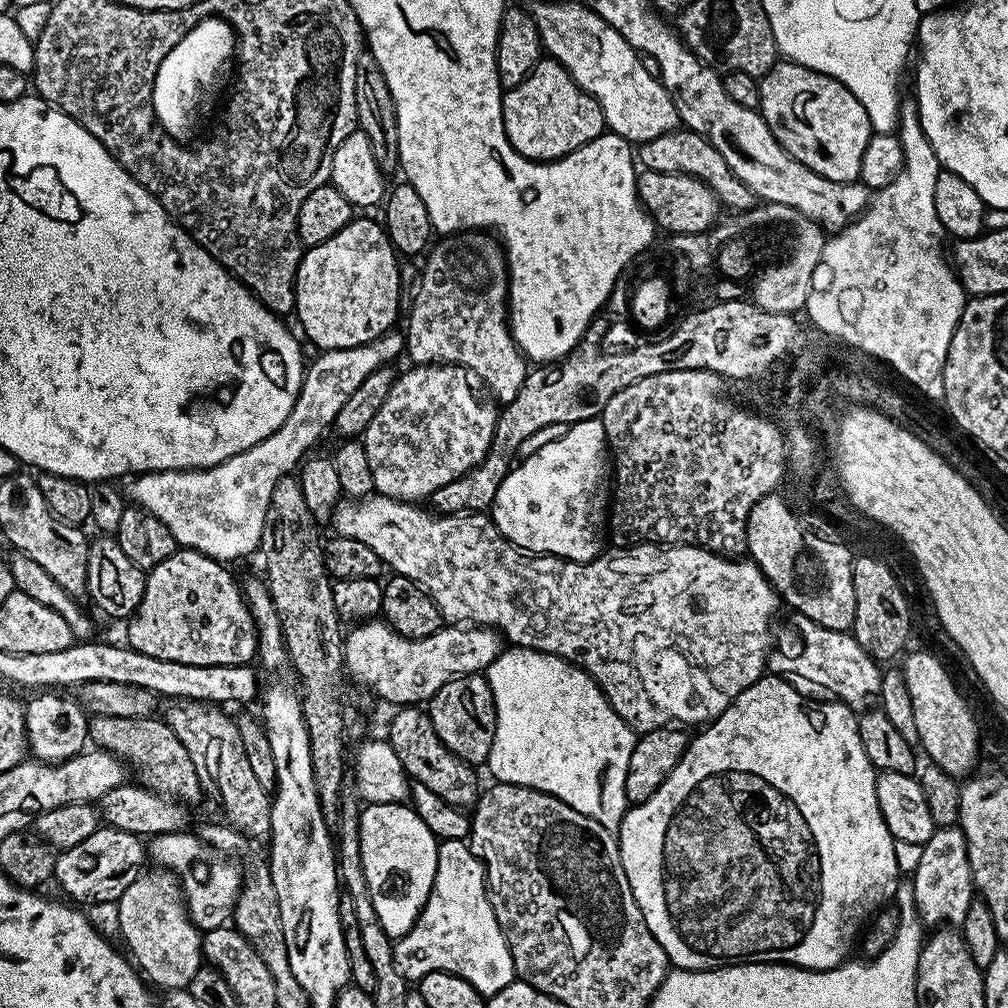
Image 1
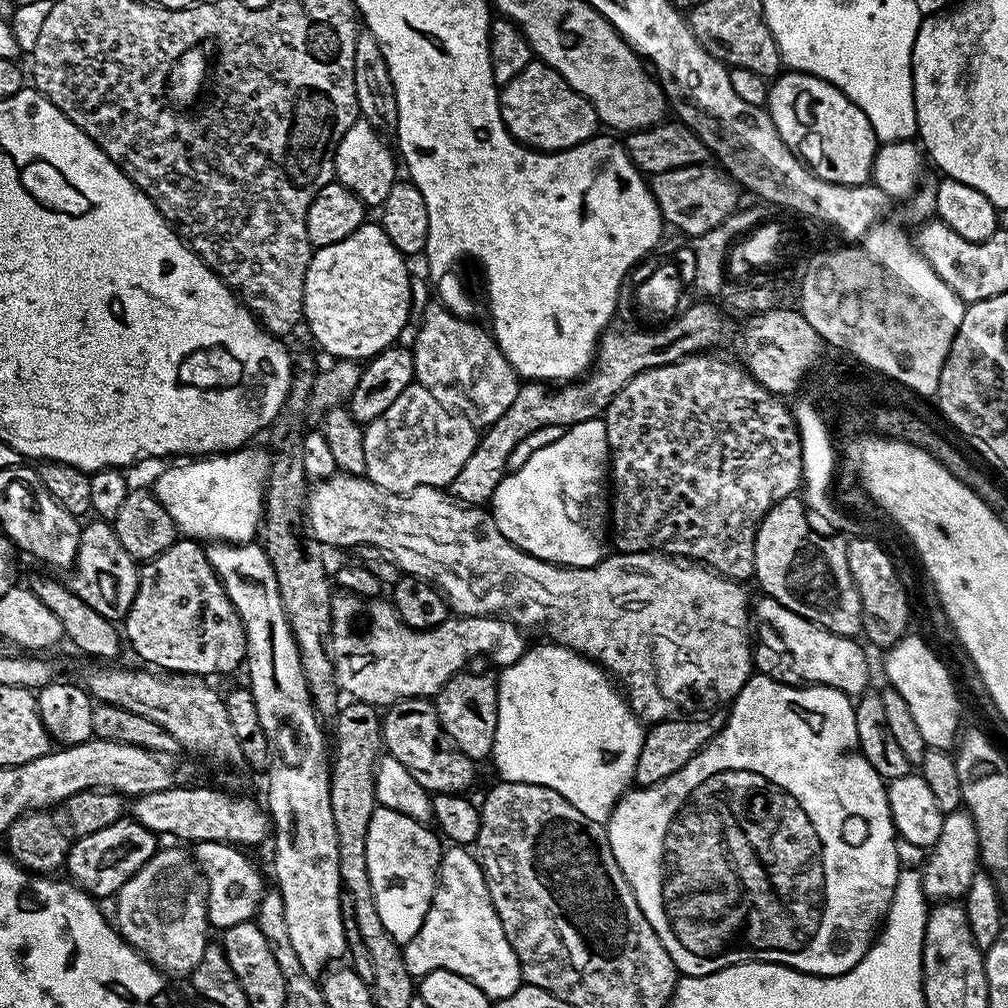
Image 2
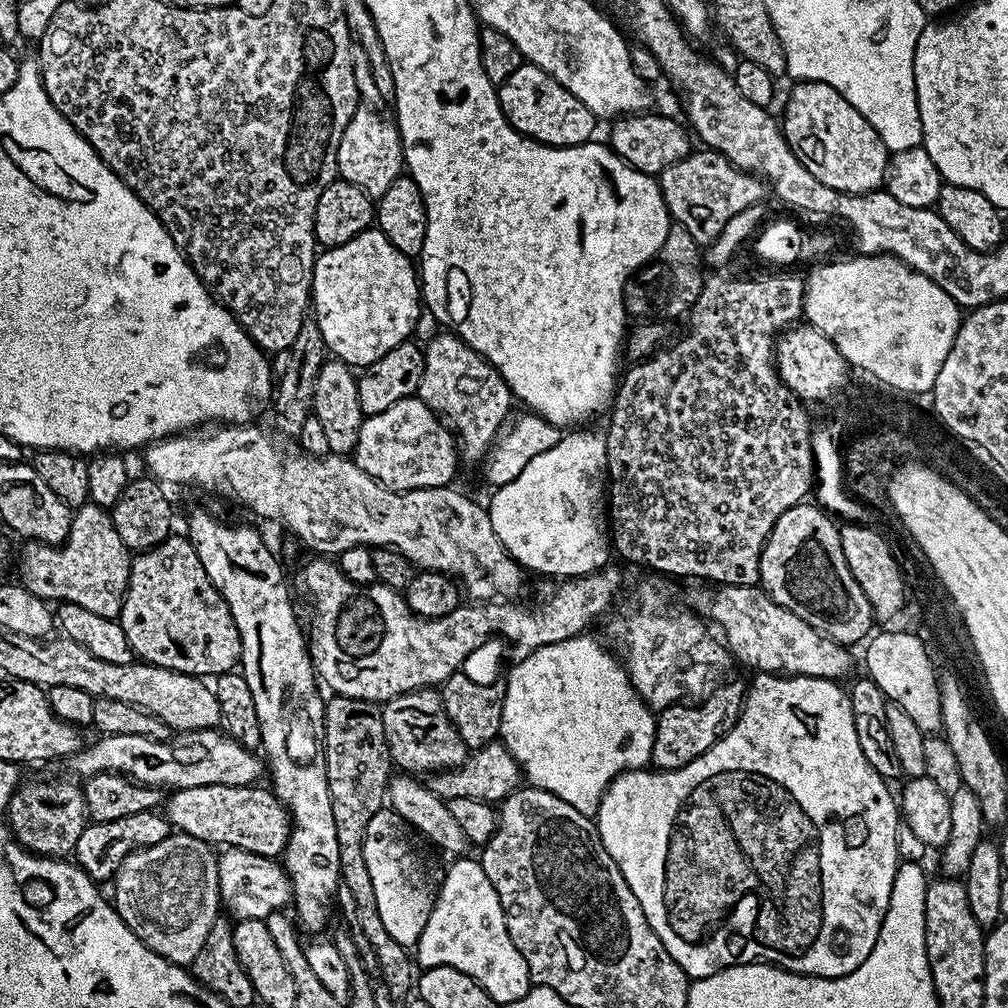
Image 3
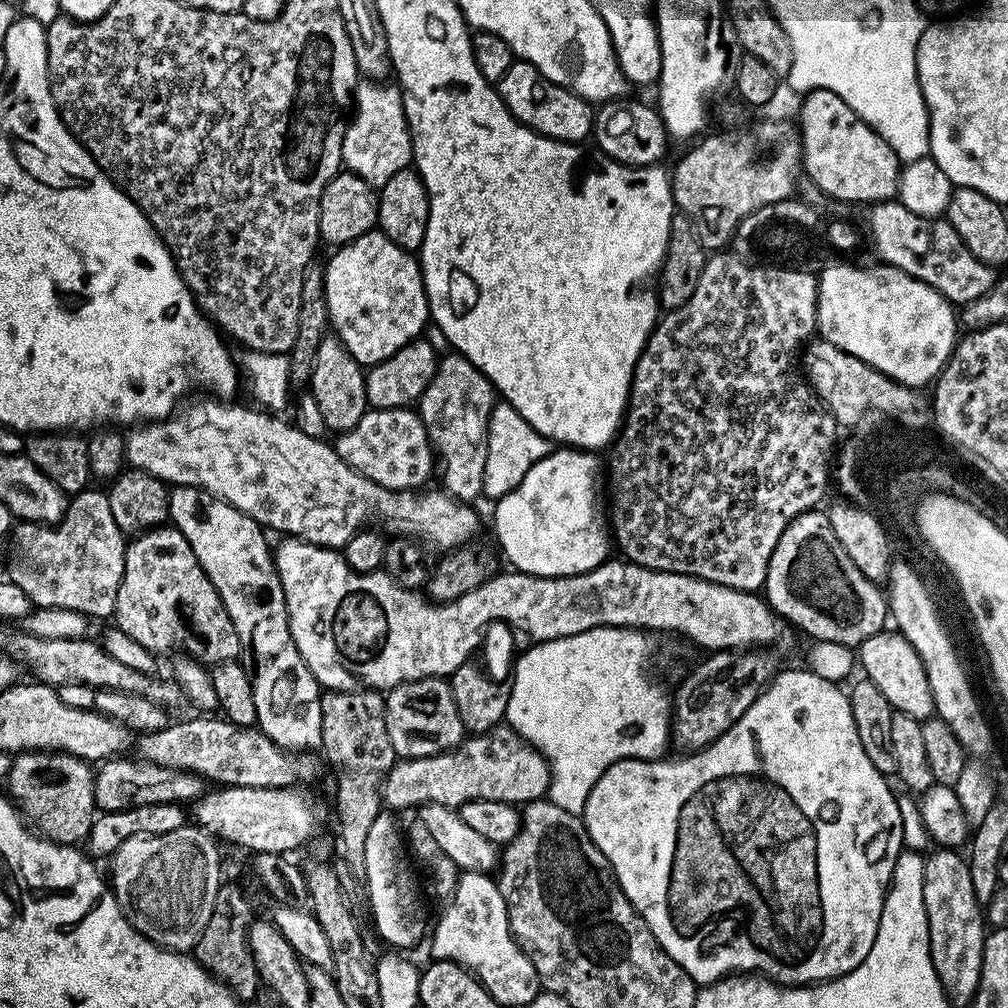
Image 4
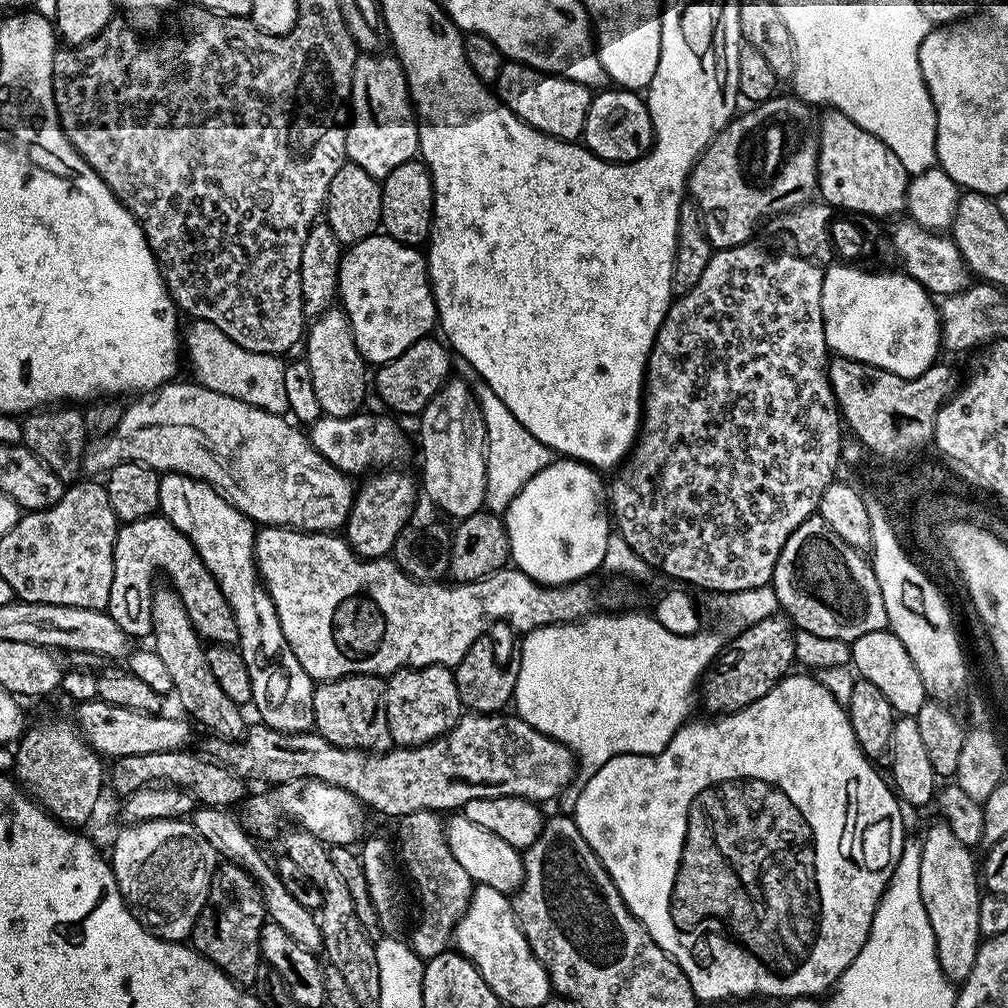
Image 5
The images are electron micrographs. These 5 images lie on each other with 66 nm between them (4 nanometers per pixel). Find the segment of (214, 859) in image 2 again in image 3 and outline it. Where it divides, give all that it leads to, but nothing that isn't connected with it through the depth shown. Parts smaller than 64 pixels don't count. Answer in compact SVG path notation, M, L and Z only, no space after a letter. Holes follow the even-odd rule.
M225 847L219 853L216 865L220 875L220 903L226 912L228 908L227 915L233 921L267 921L270 914L287 909L293 903L292 879L284 871L279 859L260 856L240 848Z

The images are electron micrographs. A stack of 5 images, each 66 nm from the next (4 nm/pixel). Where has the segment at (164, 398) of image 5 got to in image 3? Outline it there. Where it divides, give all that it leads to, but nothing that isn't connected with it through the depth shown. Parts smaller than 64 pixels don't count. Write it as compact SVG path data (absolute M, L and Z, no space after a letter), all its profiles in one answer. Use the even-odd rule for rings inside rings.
M247 424L204 426L199 430L182 432L178 436L167 436L164 440L156 440L152 444L147 445L142 452L145 462L148 463L149 469L147 468L147 471L155 479L168 486L171 486L171 484L198 484L200 487L210 488L214 492L220 491L224 496L233 496L234 499L241 500L254 515L261 516L264 520L281 520L306 547L313 548L316 551L313 553L323 554L328 558L336 558L339 557L340 553L350 550L359 544L378 548L396 548L410 563L416 565L417 569L427 570L429 572L442 572L446 576L451 576L453 580L462 585L463 591L466 593L469 601L496 602L501 598L519 597L516 595L519 594L520 587L524 584L524 576L526 577L525 569L517 564L516 559L504 548L504 542L498 538L496 526L490 522L488 509L483 503L481 505L475 504L466 493L459 492L456 486L446 488L419 488L418 490L410 490L409 492L394 492L390 488L381 486L374 478L370 478L370 474L366 474L357 466L355 459L337 458L331 454L327 456L309 456L300 450L296 453L284 453L279 448L277 441L268 432L269 437L262 429L256 427Z

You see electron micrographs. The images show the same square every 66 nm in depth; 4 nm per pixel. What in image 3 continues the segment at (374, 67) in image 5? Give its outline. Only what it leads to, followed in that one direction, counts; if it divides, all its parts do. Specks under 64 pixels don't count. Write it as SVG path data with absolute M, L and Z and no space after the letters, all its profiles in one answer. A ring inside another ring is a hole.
M357 107L354 118L350 118L342 134L336 159L339 179L358 186L358 190L373 198L386 194L386 190L390 190L390 182L397 180L406 168L400 130L389 117L387 120L384 116L387 115L375 108Z

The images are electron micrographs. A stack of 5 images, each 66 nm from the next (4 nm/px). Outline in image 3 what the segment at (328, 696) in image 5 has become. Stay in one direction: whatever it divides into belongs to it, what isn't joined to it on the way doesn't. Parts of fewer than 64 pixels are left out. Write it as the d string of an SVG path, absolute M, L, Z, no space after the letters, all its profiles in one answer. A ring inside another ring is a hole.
M333 695L325 703L324 706L324 757L326 758L326 782L330 790L330 806L334 810L334 834L338 834L338 862L340 863L340 878L342 881L343 891L348 891L352 895L352 904L356 907L356 924L360 927L360 932L364 935L366 943L372 947L372 952L376 955L376 964L380 967L380 980L383 987L388 993L392 995L397 1002L403 1001L409 995L408 991L413 991L414 985L418 980L418 968L414 963L414 956L405 945L394 942L393 936L386 931L386 925L382 923L382 918L378 915L378 898L374 898L374 882L370 879L370 870L366 870L366 854L364 853L364 843L366 842L366 826L370 826L370 818L374 818L374 814L378 814L381 808L385 807L386 797L388 795L388 781L394 775L394 765L392 762L392 755L388 749L386 742L386 730L382 726L382 708L377 701L363 700L362 698L350 698L349 696Z

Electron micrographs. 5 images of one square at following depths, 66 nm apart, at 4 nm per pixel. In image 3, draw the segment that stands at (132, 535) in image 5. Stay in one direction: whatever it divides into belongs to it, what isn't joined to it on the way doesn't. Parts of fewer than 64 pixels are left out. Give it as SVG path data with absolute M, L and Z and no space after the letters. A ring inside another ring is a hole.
M173 534L164 539L162 543L153 548L147 548L146 551L132 556L132 569L130 570L130 578L128 579L128 589L124 595L122 602L122 610L118 617L122 630L126 634L126 642L130 642L133 653L143 663L153 664L154 666L162 666L170 670L178 670L182 674L190 674L191 676L199 676L201 678L217 678L224 673L231 673L240 662L240 631L238 626L234 626L234 618L230 614L230 606L226 606L226 602L222 598L220 591L212 585L210 578L206 574L206 570L202 566L202 562L198 562L198 554L194 550L194 546L189 542L187 535Z

